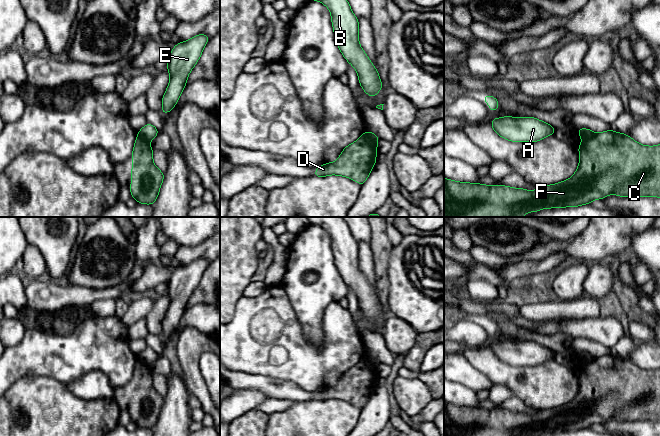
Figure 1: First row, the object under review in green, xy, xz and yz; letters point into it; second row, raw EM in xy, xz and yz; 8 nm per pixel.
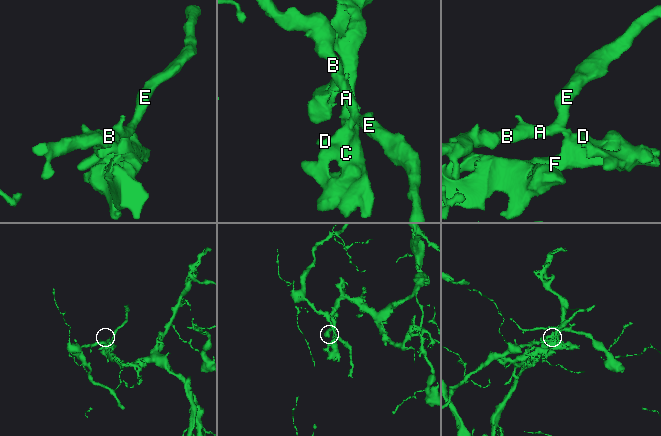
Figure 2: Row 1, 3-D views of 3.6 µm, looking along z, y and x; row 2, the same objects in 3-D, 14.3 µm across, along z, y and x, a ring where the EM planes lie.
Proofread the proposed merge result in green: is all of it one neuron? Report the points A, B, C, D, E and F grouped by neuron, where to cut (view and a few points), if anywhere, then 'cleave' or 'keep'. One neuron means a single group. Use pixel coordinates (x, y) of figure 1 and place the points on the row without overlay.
groups A B E / C D F; cut xz (364, 357), (375, 370); cleave

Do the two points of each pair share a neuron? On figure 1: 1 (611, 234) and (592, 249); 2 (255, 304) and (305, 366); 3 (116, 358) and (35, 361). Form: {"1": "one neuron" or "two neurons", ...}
{"1": "one neuron", "2": "one neuron", "3": "one neuron"}

